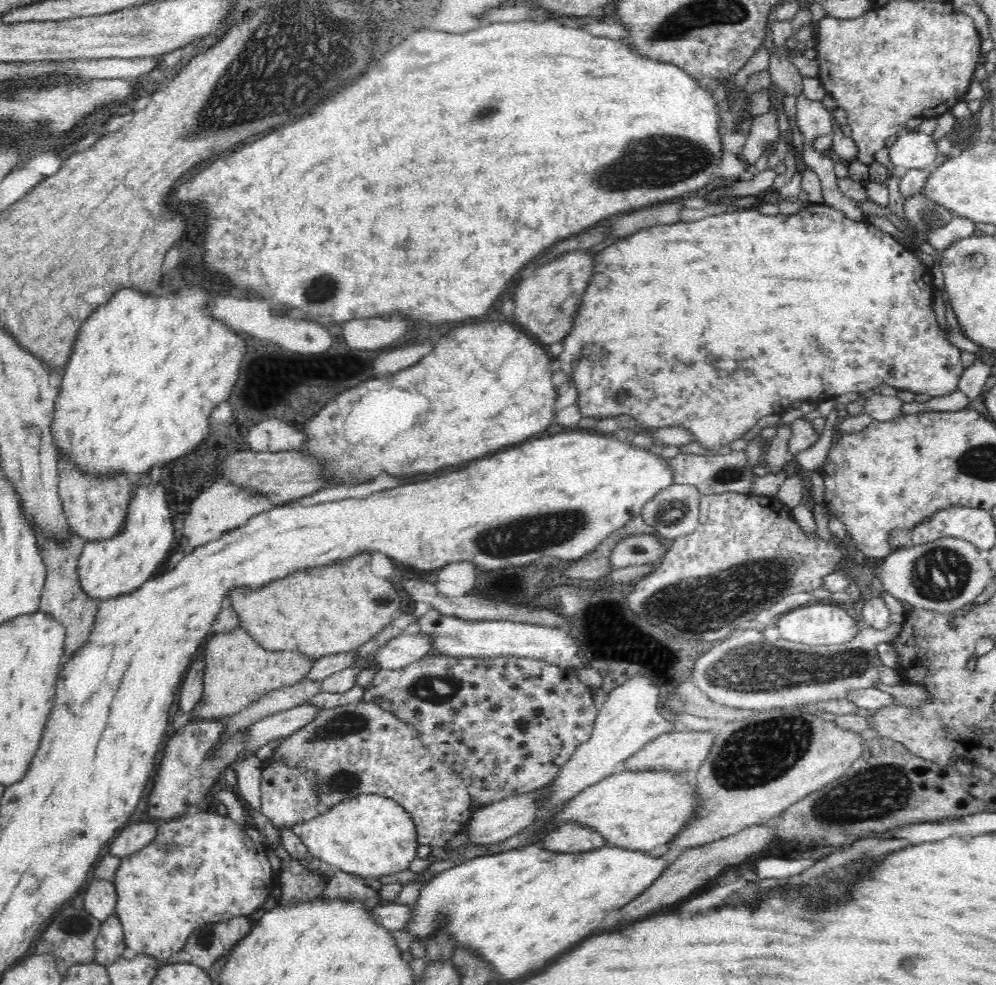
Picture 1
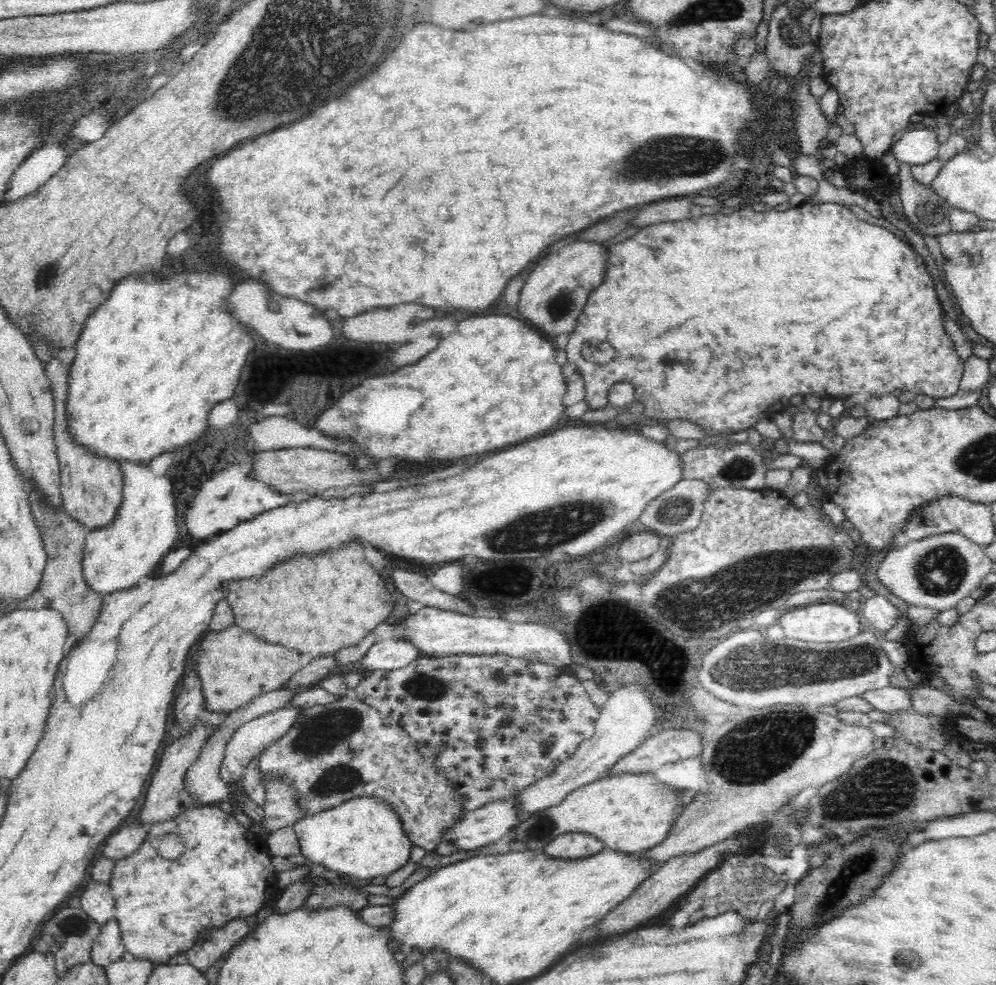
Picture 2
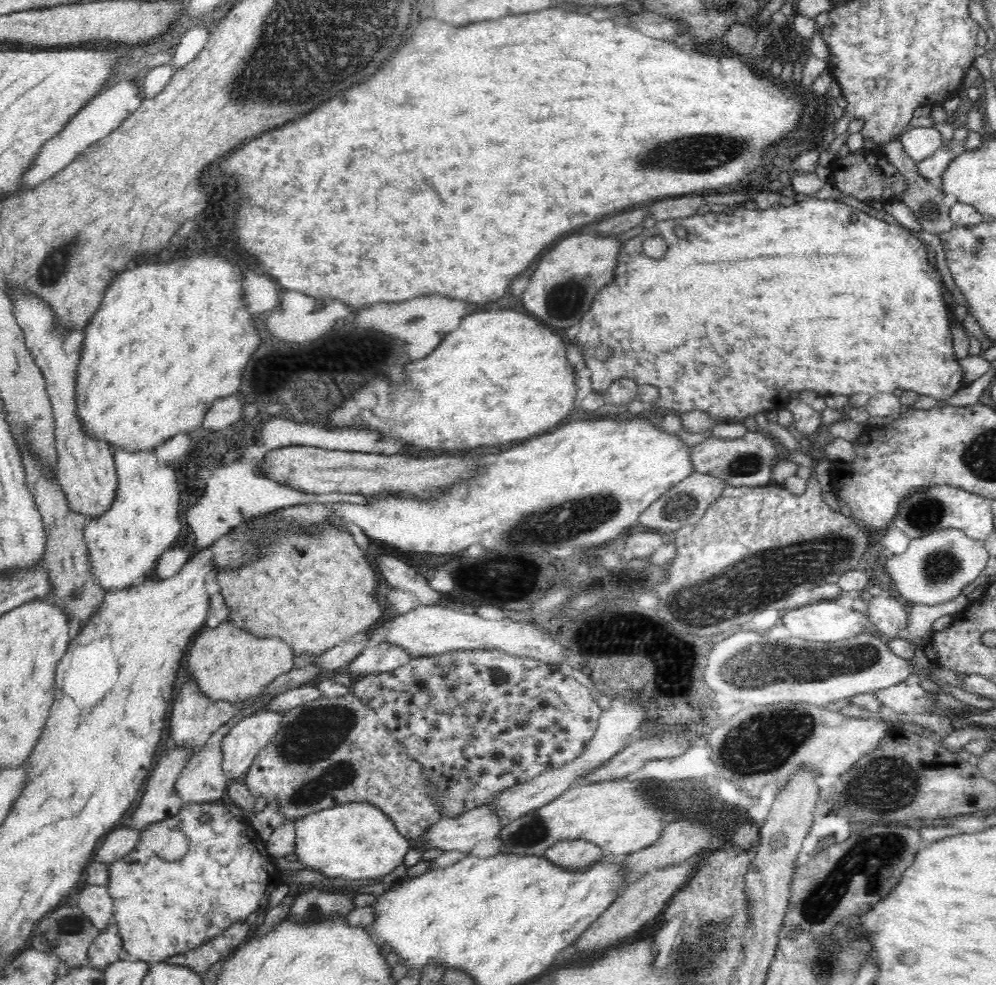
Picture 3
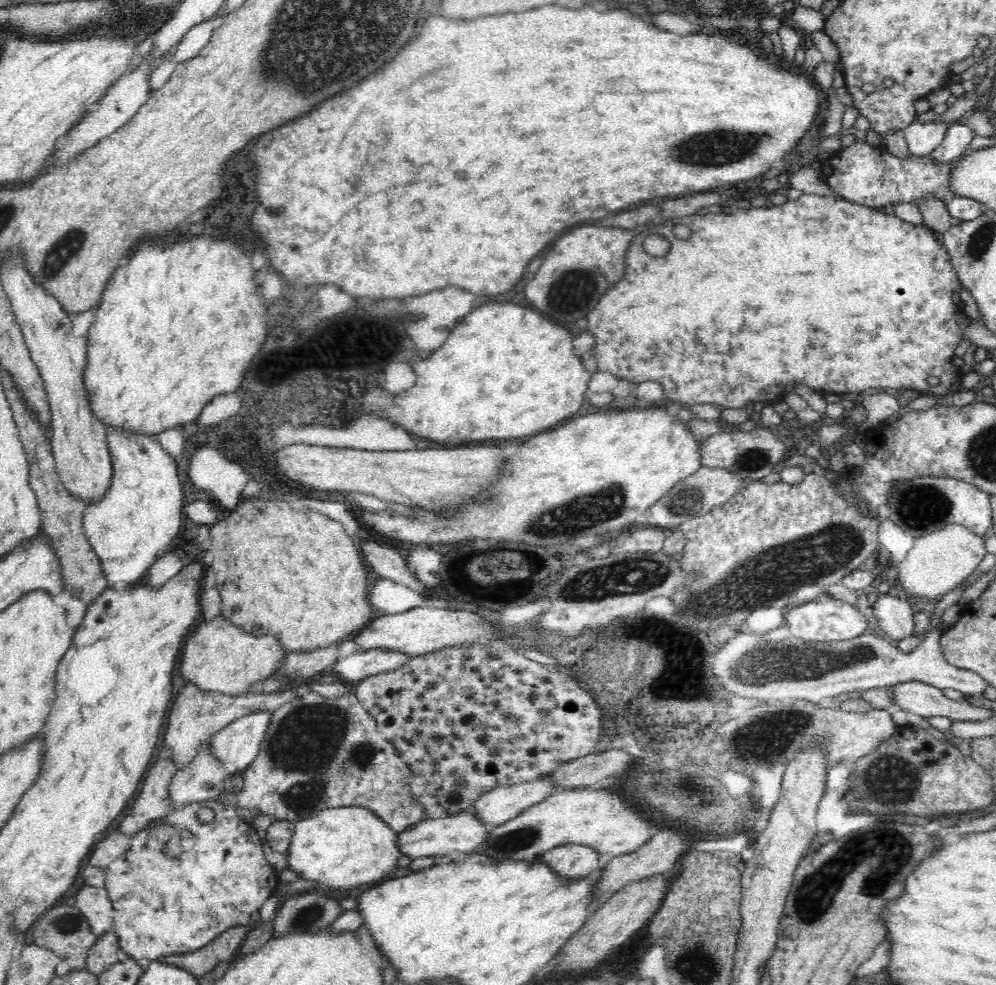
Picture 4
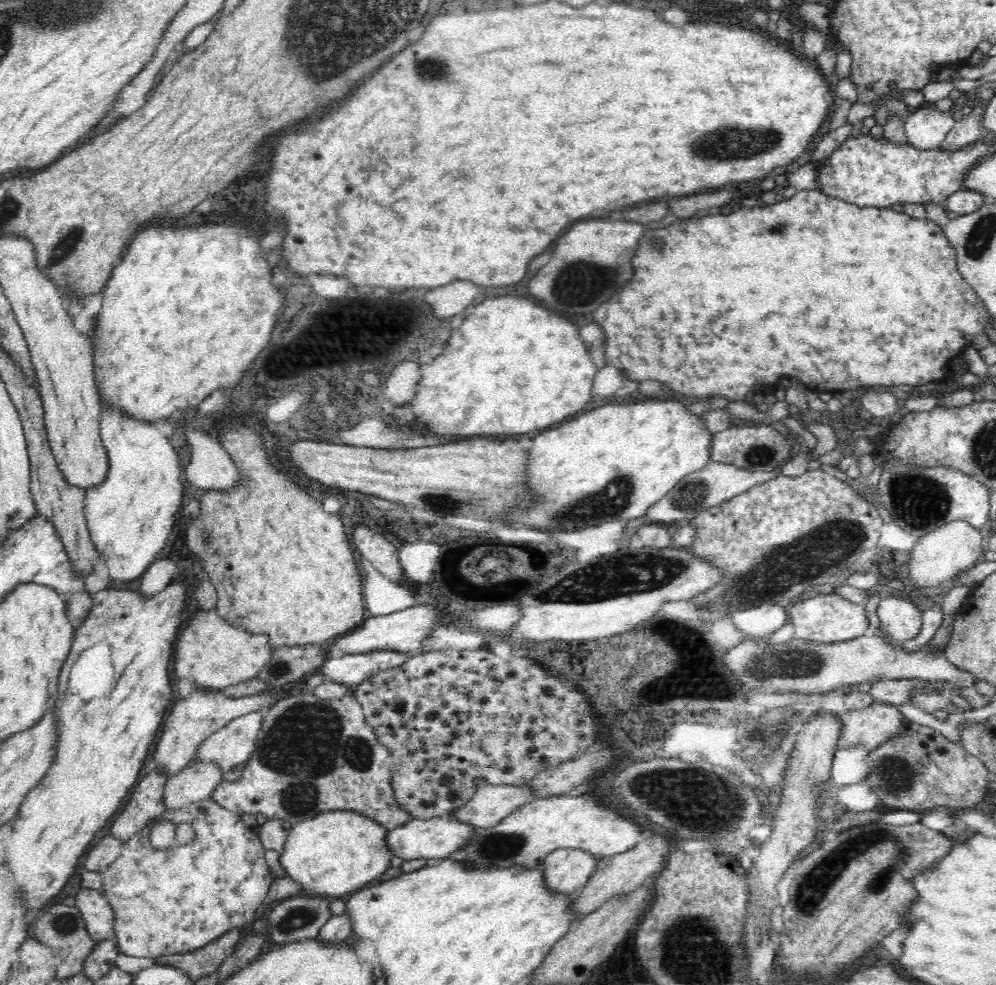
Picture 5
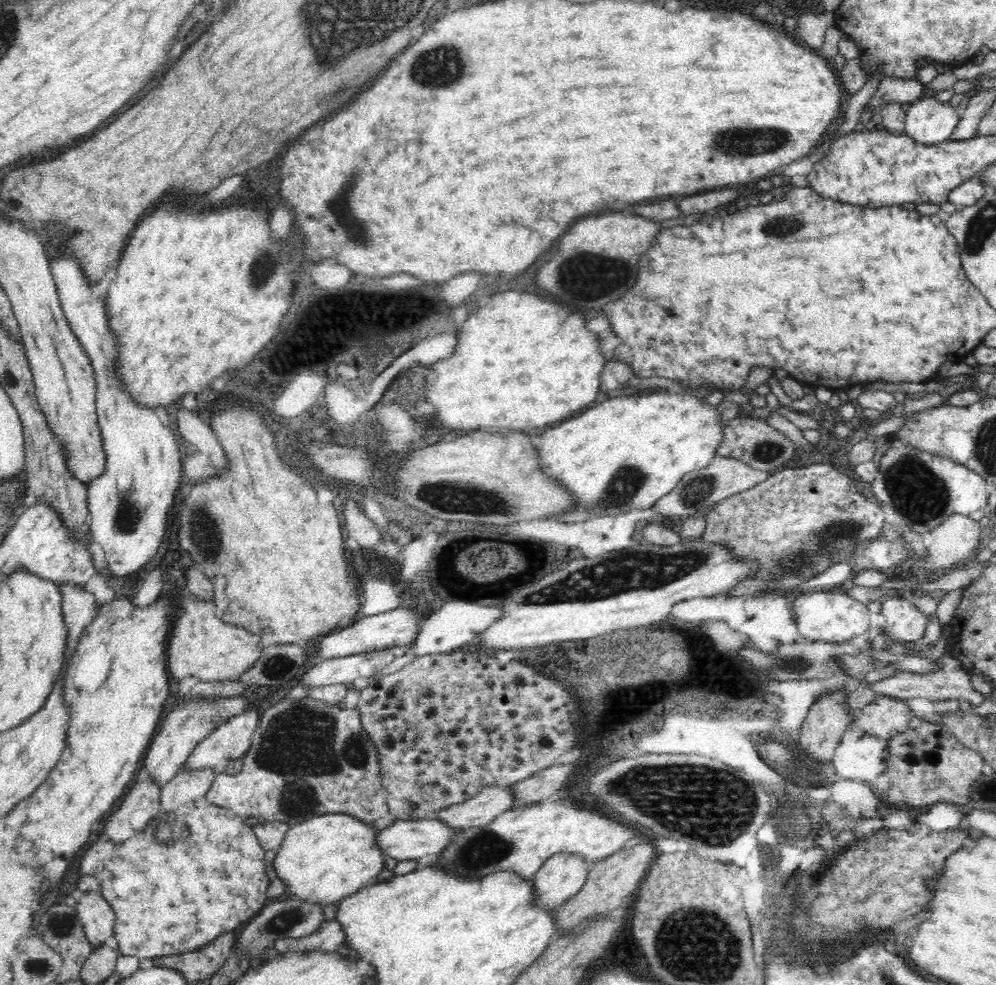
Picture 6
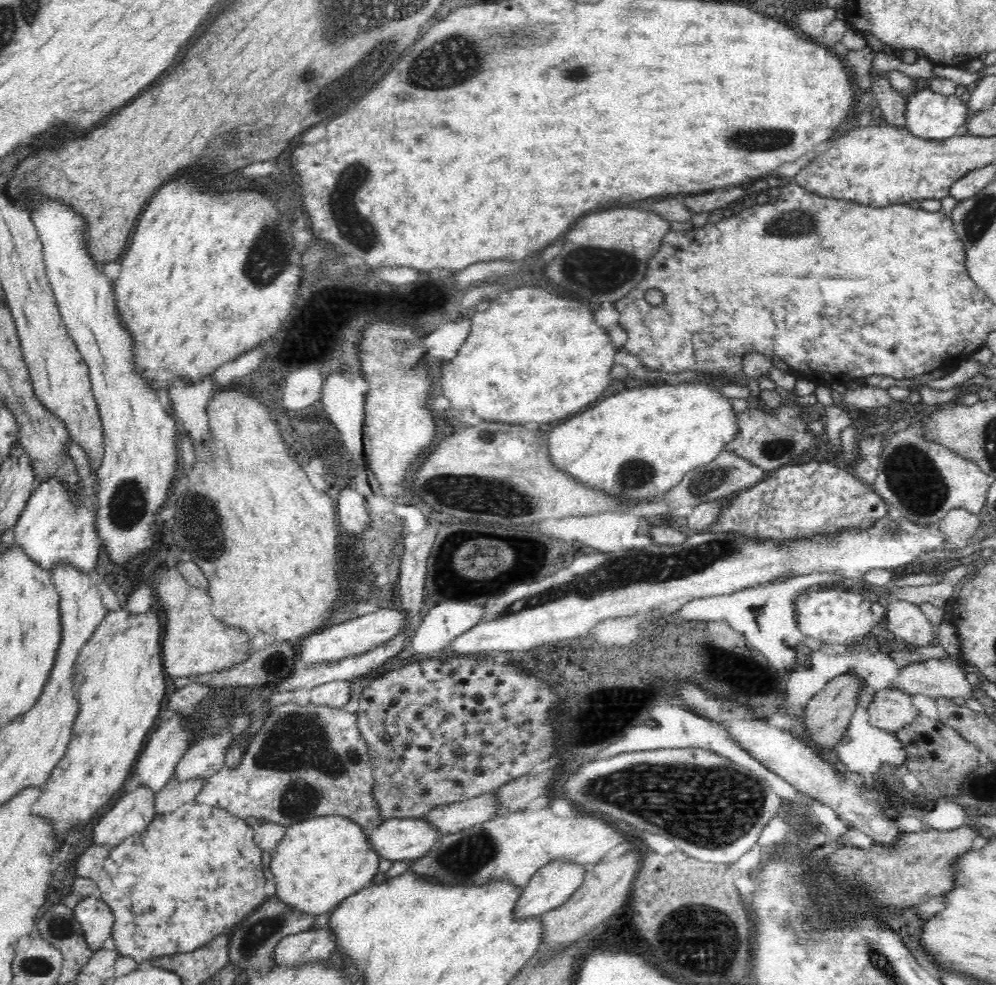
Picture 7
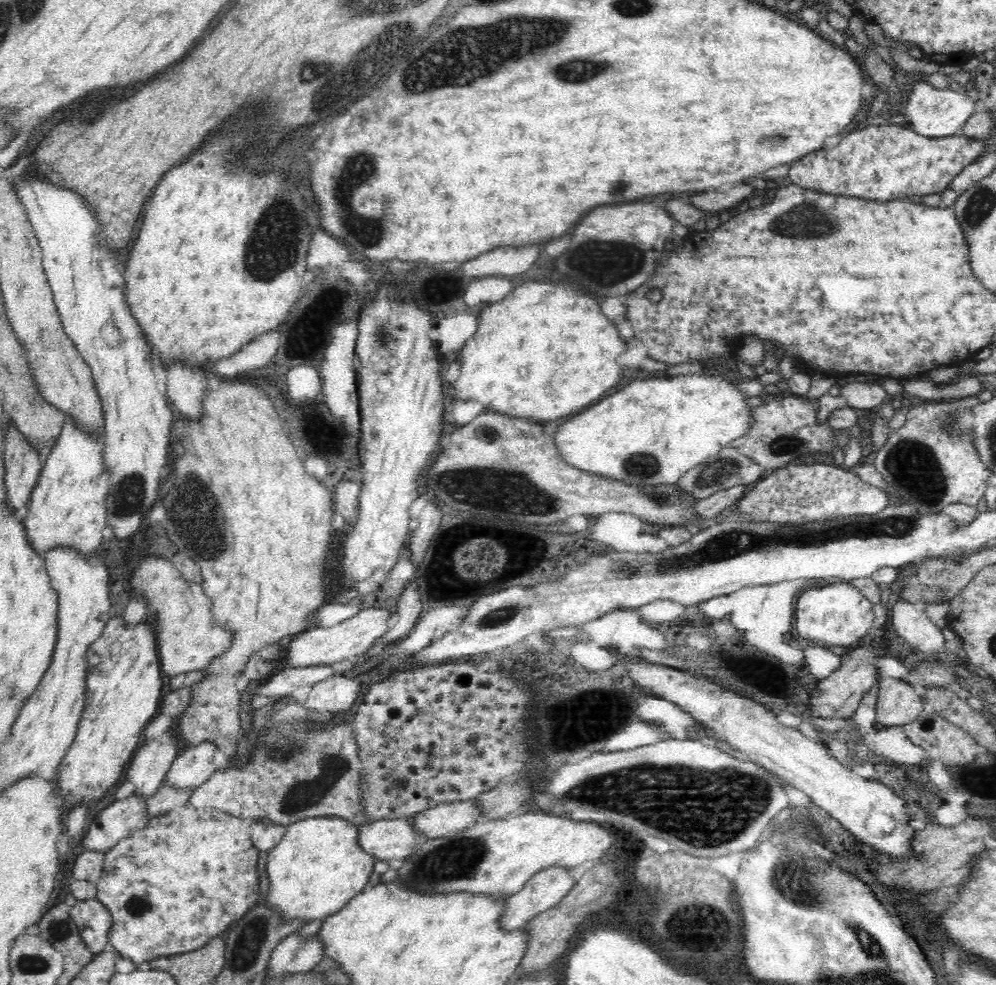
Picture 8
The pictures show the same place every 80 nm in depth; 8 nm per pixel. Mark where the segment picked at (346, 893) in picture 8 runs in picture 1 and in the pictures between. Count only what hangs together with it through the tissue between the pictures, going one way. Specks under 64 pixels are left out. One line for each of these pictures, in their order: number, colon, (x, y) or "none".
1: (370, 835)
2: (364, 838)
3: (357, 842)
4: (343, 847)
5: (338, 852)
6: (323, 859)
7: (321, 861)

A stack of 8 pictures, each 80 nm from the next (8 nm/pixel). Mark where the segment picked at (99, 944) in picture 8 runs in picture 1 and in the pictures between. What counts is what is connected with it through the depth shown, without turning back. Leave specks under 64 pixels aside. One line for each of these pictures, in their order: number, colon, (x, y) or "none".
1: (99, 900)
2: (96, 902)
3: (94, 902)
4: (93, 902)
5: (96, 912)
6: (97, 918)
7: (95, 918)

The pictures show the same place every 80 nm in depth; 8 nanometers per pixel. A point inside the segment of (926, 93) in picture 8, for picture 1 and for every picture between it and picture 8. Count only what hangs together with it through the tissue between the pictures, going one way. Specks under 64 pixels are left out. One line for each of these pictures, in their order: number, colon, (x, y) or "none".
1: (914, 150)
2: (919, 146)
3: (919, 143)
4: (923, 138)
5: (926, 129)
6: (927, 120)
7: (929, 115)

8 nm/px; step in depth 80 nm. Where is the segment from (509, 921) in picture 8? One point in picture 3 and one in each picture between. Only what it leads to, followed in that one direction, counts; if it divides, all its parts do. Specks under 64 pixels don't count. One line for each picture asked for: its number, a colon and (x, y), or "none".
3: (574, 854)
4: (571, 861)
5: (567, 870)
6: (563, 875)
7: (552, 885)

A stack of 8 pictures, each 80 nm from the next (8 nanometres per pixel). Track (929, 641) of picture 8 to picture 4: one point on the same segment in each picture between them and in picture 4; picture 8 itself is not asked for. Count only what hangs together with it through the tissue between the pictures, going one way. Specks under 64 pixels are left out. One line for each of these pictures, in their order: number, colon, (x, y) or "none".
4: (895, 615)
5: (902, 619)
6: (903, 620)
7: (906, 621)

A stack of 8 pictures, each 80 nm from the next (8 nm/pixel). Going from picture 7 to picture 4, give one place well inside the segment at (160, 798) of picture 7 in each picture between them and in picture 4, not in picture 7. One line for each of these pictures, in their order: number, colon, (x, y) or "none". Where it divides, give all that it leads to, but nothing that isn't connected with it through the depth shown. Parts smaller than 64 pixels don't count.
4: (203, 778)
5: (197, 781)
6: (186, 786)

